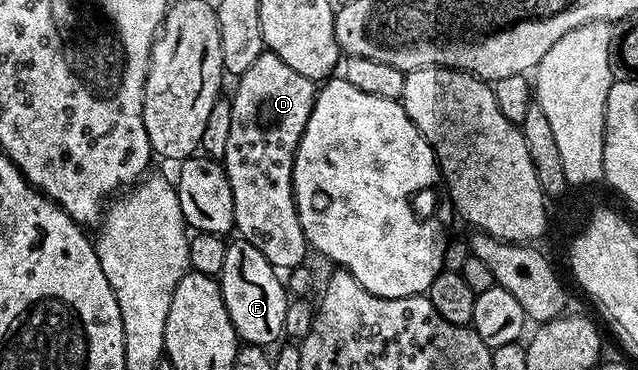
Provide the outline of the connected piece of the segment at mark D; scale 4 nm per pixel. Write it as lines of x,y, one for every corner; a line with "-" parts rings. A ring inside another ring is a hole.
265,50
258,62
243,72
235,84
236,93
231,93
230,96
230,138
226,141
226,154
222,161
226,178
230,182
230,194
234,194
235,231
239,239
250,242
250,246
258,246
266,262
270,262
276,269
299,268
310,253
310,245
304,237
302,222
298,218
292,171
298,142
306,130
306,122
310,122
310,110
314,110
317,81
306,78
306,74
298,74
298,70
286,66
282,58

